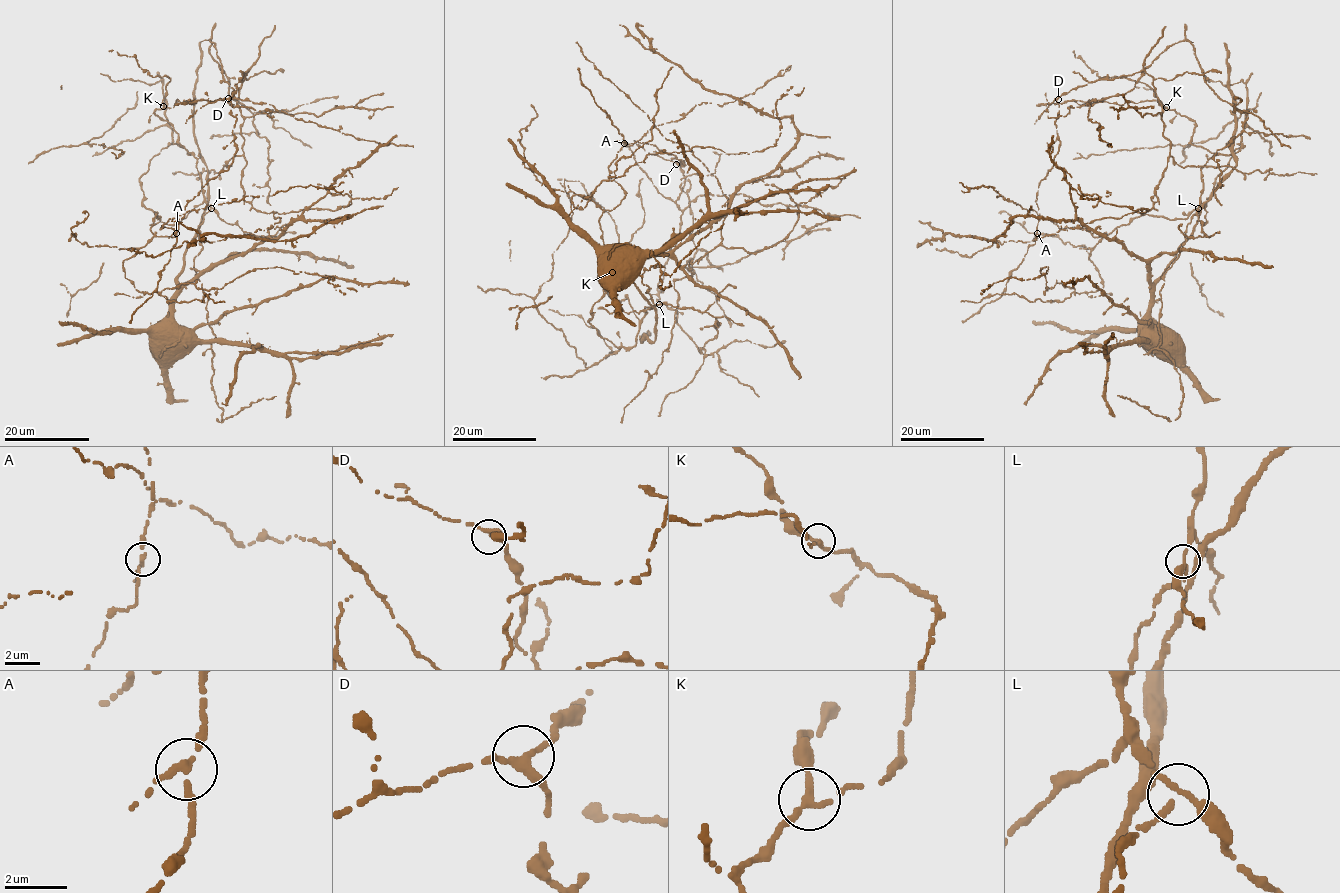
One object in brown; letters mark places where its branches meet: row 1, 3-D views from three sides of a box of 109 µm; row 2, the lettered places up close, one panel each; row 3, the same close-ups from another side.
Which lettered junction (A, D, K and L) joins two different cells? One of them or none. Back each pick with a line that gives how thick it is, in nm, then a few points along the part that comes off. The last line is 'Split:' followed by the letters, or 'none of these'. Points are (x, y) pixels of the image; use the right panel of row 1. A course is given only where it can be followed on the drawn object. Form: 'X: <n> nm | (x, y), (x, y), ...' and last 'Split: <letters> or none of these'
A: 200 nm | (1037, 232), (1035, 243), (1010, 272), (1001, 296), (984, 304), (962, 321)
Split: A

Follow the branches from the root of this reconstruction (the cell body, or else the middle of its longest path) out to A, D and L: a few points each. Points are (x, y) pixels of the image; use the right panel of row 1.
A: (1147, 328), (1202, 166), (1241, 144), (1186, 219), (1037, 232)
D: (1147, 328), (1153, 287), (1198, 220), (1202, 166), (1241, 144), (1186, 219), (1060, 229), (1036, 202), (1058, 99)
L: (1147, 328), (1139, 334), (1138, 323), (1146, 313), (1153, 287), (1193, 231), (1202, 204), (1198, 208)

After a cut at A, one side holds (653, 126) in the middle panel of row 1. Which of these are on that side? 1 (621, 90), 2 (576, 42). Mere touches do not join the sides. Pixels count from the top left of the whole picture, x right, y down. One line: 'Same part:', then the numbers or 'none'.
Same part: 1, 2

